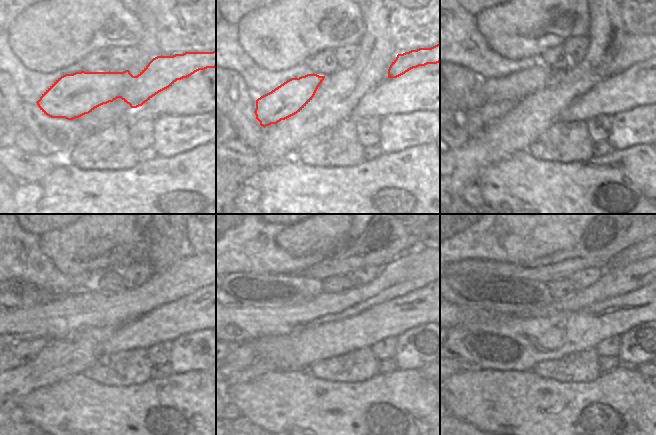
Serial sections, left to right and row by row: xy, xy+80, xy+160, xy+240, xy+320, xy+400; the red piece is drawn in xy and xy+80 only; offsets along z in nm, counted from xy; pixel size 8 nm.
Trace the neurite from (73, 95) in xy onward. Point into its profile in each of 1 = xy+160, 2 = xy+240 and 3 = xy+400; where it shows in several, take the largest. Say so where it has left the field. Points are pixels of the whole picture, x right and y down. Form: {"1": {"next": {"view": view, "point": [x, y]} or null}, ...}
{"1": {"next": {"view": "xy+160", "point": [475, 122]}}, "2": {"next": {"view": "xy+240", "point": [17, 354]}}, "3": {"next": {"view": "xy+400", "point": [460, 367]}}}

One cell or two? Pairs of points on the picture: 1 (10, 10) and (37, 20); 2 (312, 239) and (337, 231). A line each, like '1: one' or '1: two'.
1: two
2: one

